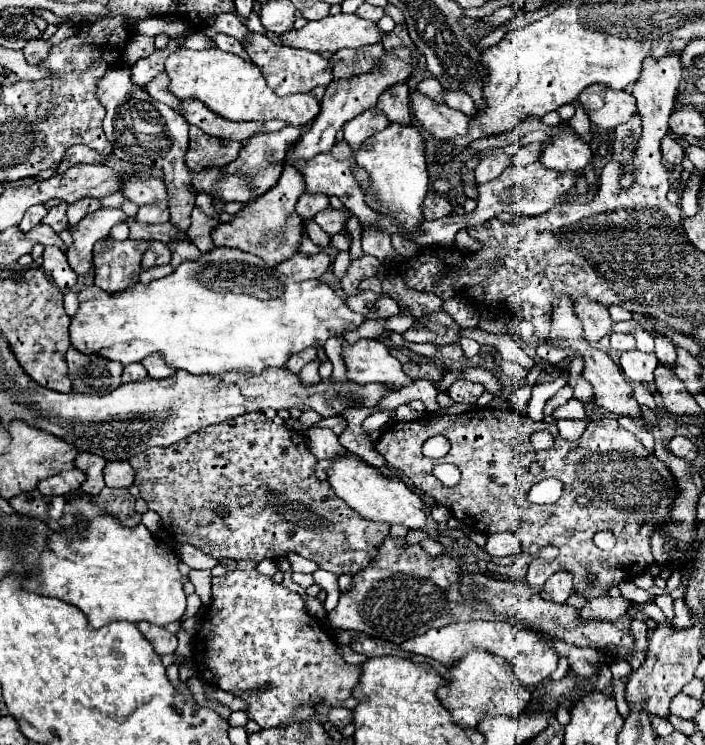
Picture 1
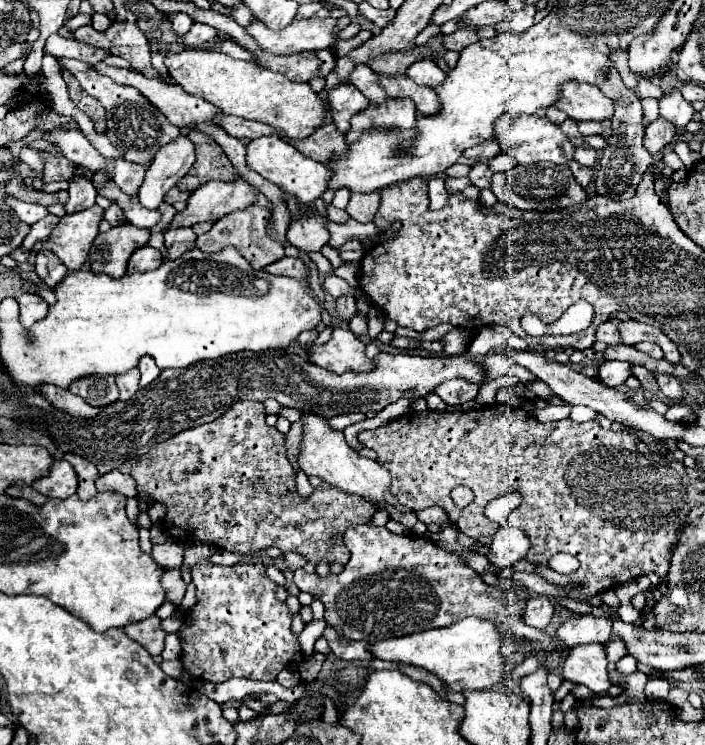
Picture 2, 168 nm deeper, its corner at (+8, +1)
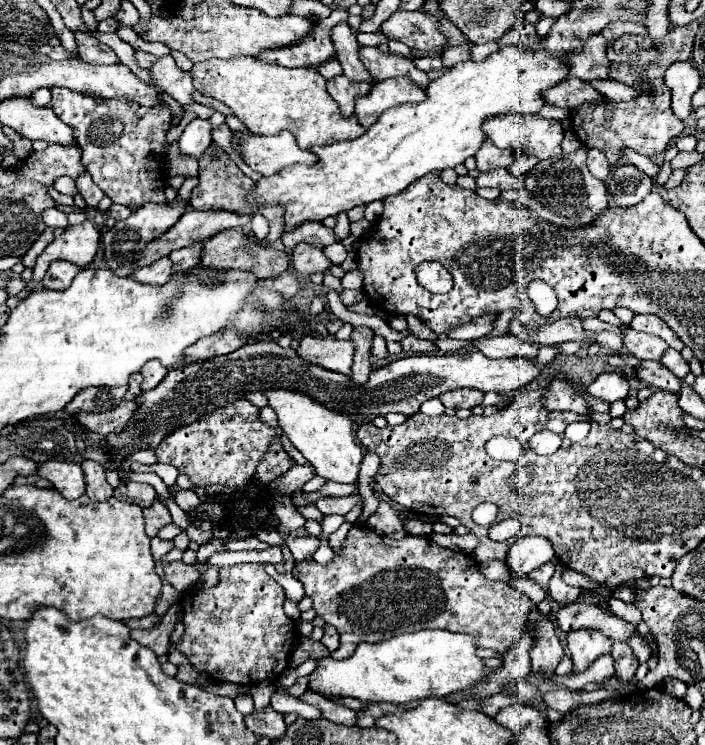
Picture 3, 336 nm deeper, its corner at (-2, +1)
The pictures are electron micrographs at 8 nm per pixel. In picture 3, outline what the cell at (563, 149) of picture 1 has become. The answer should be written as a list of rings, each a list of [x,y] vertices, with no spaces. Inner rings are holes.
[[[506,114],[506,116],[492,116],[492,120],[484,122],[484,134],[498,146],[498,148],[510,148],[514,152],[526,152],[532,156],[538,156],[540,160],[558,156],[562,152],[560,142],[564,138],[564,130],[560,122],[546,120],[536,114]]]

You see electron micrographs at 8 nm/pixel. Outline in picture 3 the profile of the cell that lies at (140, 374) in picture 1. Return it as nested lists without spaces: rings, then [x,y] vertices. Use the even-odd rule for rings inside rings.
[[[140,374],[132,376],[132,380],[128,380],[128,392],[124,394],[124,400],[134,400],[134,398],[138,398],[138,396],[142,394],[140,384],[142,384],[142,376],[140,376]]]

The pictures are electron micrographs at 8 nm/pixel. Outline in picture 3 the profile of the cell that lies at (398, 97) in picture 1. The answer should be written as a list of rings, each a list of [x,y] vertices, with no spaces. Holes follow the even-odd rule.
[[[348,22],[336,24],[330,30],[332,44],[336,50],[336,58],[344,70],[344,74],[352,80],[362,80],[362,82],[372,82],[370,72],[364,68],[364,64],[358,58],[358,48],[360,44],[356,42],[356,32],[348,26]]]

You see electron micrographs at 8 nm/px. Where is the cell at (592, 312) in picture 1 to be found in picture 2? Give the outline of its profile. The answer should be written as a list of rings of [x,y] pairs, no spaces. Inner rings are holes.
[[[606,320],[604,324],[600,324],[596,328],[596,340],[600,342],[606,342],[606,344],[620,344],[620,336],[618,336],[618,328]]]

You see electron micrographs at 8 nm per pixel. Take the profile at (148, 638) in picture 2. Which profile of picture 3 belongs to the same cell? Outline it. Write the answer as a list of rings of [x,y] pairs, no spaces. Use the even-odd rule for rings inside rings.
[[[174,604],[174,606],[168,610],[168,614],[164,616],[164,620],[162,620],[160,626],[150,628],[150,630],[132,630],[130,636],[132,636],[138,644],[150,648],[150,650],[152,650],[154,654],[158,654],[158,656],[168,654],[170,632],[174,630],[176,622],[180,622],[180,618],[182,618],[182,608],[180,608],[178,604]]]

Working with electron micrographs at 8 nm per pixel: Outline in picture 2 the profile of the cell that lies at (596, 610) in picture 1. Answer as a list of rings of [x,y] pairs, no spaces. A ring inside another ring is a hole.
[[[574,614],[568,618],[556,632],[556,638],[560,644],[566,646],[578,646],[578,644],[590,644],[600,642],[604,644],[612,632],[612,618],[610,616],[582,616]]]

